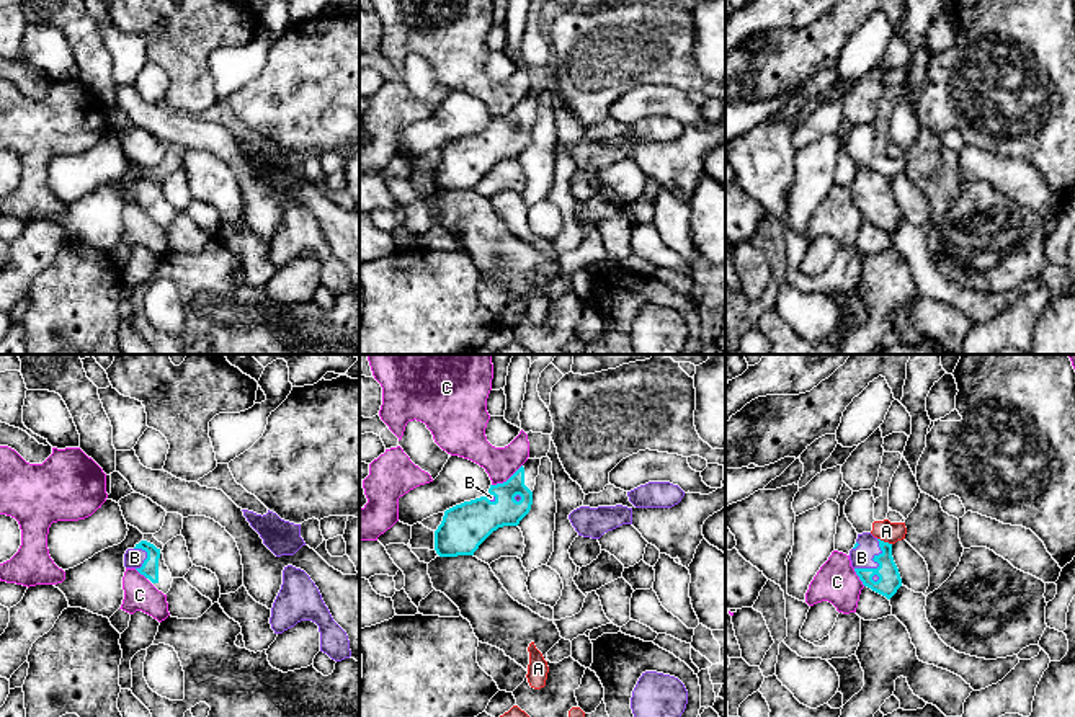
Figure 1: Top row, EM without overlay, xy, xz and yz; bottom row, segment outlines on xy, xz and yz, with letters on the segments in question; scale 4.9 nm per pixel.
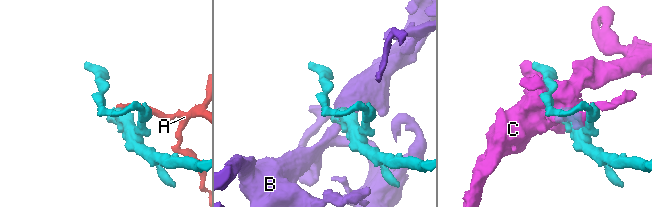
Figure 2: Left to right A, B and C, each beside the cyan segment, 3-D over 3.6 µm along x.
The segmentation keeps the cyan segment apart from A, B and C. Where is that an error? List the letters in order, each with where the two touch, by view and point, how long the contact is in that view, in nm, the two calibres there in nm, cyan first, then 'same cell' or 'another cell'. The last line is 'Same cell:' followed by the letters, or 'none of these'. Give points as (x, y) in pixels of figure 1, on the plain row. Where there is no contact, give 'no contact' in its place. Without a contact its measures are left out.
A: yz (883, 175) | 80 nm | 110/100 nm | another cell
B: yz (878, 196) | 190 nm | 110/110 nm | same cell
C: xz (508, 113) | 190 nm | 190/160 nm | another cell
Same cell: B

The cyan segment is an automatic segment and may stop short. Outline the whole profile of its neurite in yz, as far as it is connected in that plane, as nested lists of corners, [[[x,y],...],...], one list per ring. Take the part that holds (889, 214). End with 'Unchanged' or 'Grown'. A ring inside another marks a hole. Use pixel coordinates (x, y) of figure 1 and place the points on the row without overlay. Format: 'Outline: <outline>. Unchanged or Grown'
Outline: [[[871,167],[858,168],[850,185],[851,201],[864,220],[890,234],[902,220],[899,203],[892,191],[892,178]]]. Grown

